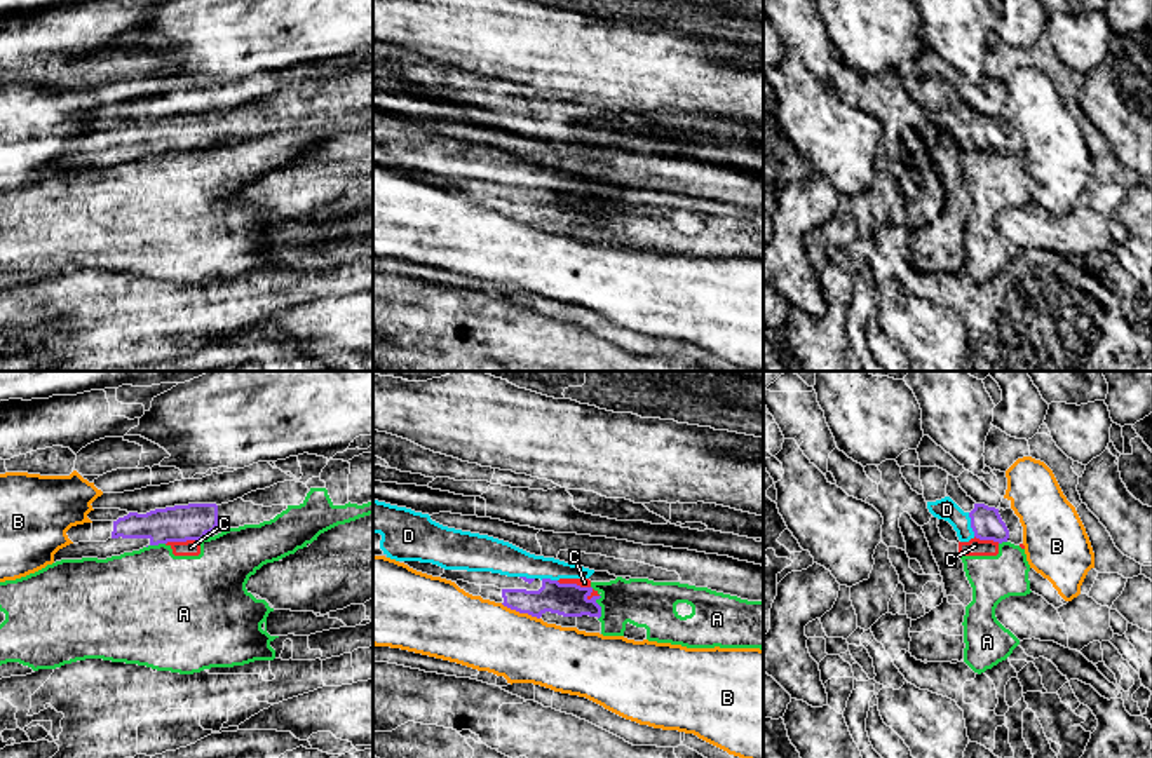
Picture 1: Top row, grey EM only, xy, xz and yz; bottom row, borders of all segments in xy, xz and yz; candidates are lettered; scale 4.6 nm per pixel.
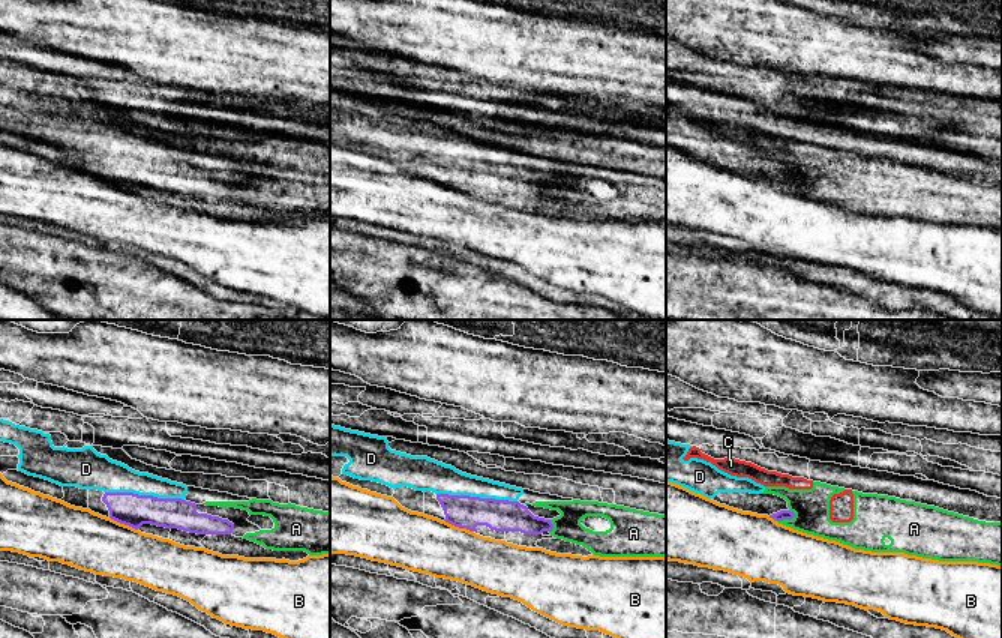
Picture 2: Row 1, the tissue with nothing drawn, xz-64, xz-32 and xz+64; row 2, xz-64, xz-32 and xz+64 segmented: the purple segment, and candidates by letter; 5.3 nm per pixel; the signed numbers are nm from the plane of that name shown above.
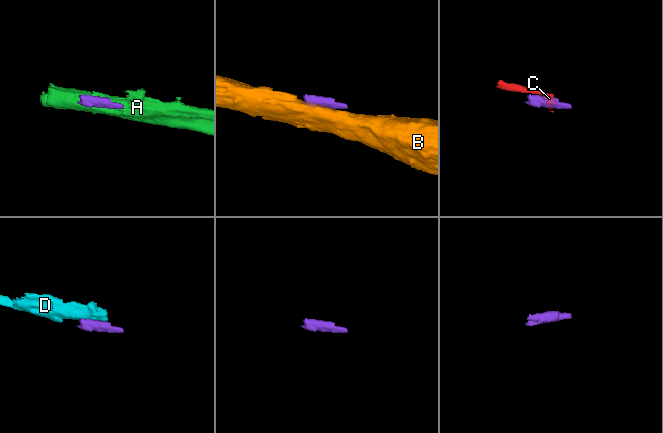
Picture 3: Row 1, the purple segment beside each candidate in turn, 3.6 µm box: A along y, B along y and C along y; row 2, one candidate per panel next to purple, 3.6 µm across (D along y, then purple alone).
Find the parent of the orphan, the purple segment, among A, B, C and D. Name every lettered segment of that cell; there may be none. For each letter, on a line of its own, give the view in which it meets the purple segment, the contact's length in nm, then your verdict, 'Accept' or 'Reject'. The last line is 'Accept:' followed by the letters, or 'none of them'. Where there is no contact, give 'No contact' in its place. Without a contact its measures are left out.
A: Touches purple in xz. Shared border 120 nm. Reject
B: Touches purple in xz. Shared border 200 nm. Reject
C: Touches purple in xz. Shared border 220 nm. Reject
D: Touches purple in yz. Shared border 120 nm. Accept
Accept: D

